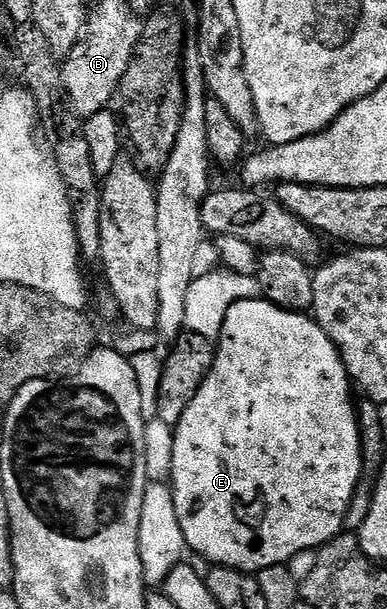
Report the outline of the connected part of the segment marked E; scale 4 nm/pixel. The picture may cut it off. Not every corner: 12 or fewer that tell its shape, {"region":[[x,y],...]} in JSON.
{"region":[[226,310],[174,510],[255,574],[344,532],[354,385],[311,315]]}

